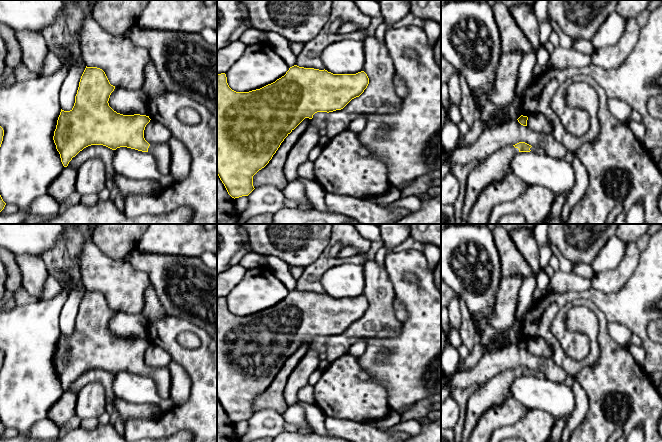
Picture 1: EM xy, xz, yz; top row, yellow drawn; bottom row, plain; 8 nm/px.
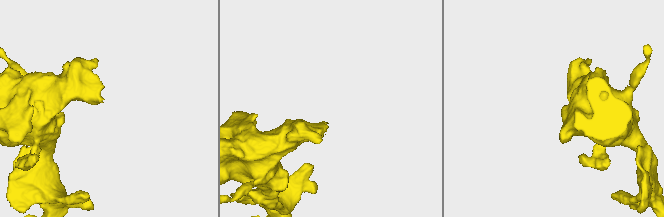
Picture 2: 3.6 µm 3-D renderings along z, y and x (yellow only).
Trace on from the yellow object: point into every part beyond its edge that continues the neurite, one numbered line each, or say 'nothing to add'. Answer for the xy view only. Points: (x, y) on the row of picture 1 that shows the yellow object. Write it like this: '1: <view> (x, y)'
1: xy (162, 153)

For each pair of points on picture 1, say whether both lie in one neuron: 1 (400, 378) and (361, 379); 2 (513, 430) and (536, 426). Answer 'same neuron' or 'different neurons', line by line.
1: different neurons
2: same neuron

